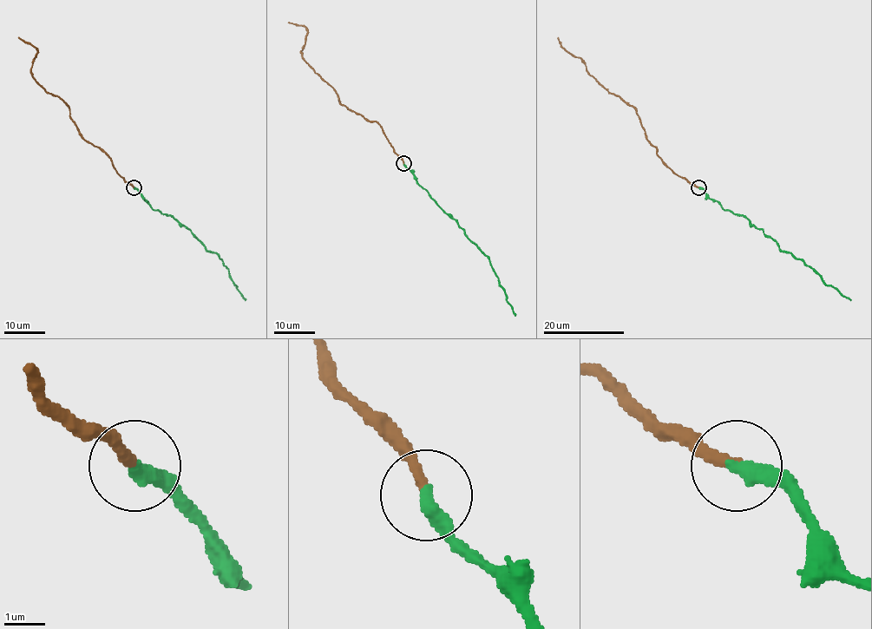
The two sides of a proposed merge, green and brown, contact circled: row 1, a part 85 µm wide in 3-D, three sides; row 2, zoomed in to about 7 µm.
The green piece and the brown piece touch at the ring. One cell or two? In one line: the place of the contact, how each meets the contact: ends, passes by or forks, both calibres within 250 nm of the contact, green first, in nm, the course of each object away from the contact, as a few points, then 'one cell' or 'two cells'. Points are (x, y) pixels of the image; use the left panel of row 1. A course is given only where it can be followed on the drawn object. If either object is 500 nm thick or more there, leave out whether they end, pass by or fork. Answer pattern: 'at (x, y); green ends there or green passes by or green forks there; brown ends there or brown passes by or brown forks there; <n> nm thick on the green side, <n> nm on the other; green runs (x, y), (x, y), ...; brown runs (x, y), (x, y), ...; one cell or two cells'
at (134, 187); green ends there; brown ends there; 400 nm thick on the green side, 280 nm on the other; green runs (134, 187), (154, 210), (171, 215), (206, 250), (213, 251), (221, 258), (230, 279), (245, 299); brown runs (134, 187), (119, 174), (106, 154), (83, 138), (66, 105), (34, 78), (30, 66), (36, 49), (17, 36); two cells

